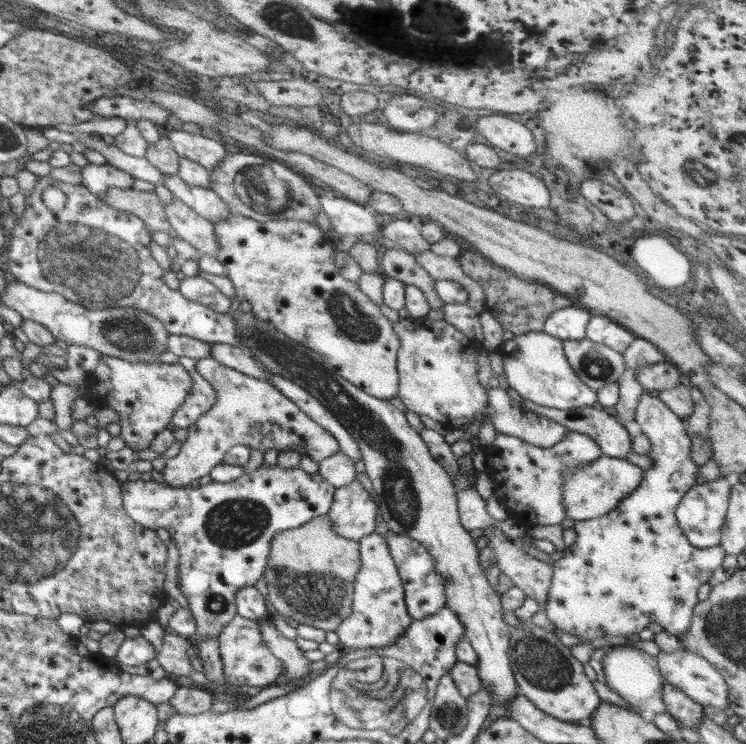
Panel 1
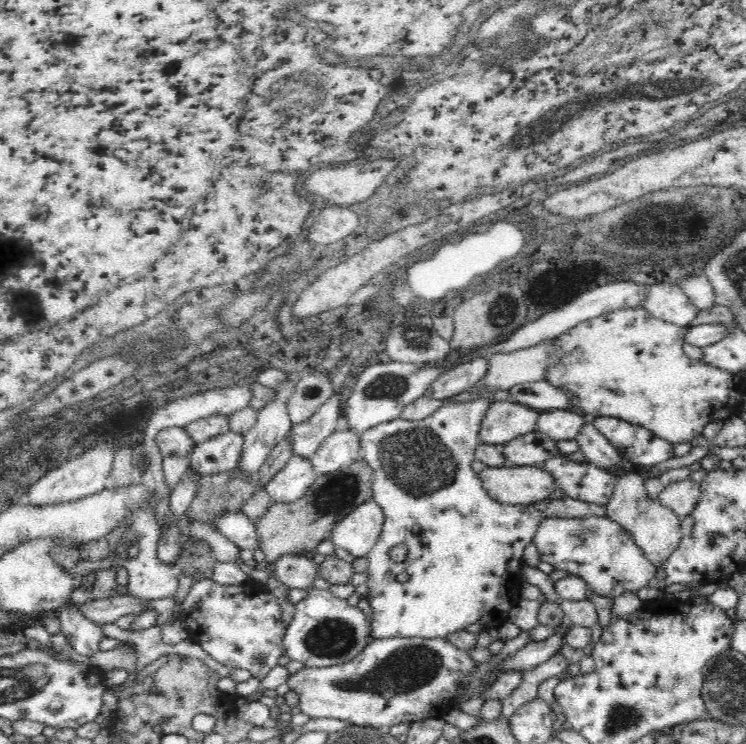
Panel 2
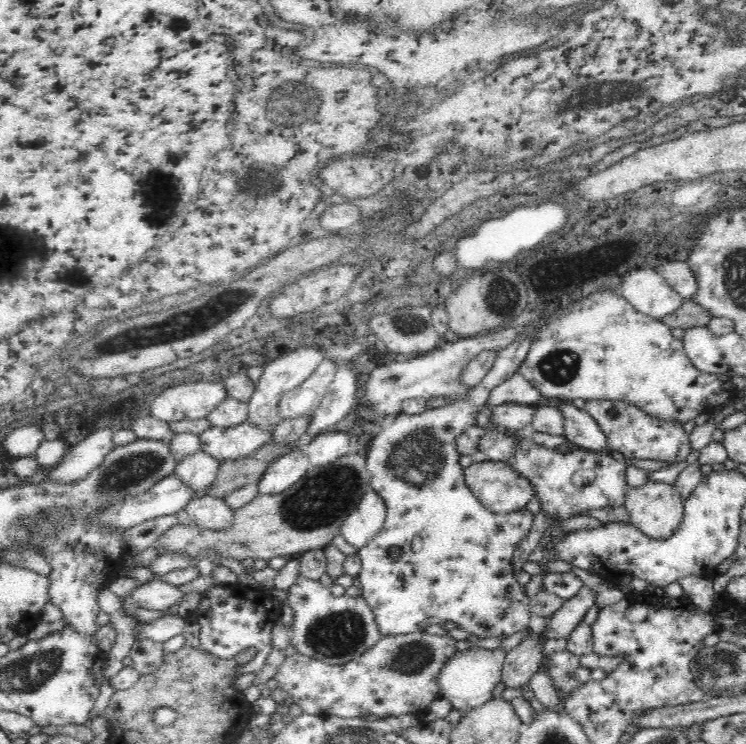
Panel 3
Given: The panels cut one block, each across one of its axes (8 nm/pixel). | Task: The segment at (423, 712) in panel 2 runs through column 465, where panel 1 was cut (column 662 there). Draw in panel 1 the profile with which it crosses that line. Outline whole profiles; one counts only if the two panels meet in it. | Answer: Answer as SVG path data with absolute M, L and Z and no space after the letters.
M682 647L671 654L659 651L654 659L656 664L658 664L664 681L669 682L673 688L686 694L686 697L690 698L694 703L700 704L704 709L717 708L724 711L730 707L730 688L728 683L720 674L720 671L712 663L708 662L708 659Z

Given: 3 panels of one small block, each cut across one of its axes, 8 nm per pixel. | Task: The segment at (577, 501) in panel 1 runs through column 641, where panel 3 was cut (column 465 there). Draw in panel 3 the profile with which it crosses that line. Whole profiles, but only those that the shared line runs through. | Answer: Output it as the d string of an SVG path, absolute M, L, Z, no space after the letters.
M504 461L473 462L463 470L464 480L471 493L478 498L488 510L496 514L508 514L524 509L534 497L534 489L527 478L522 478Z

